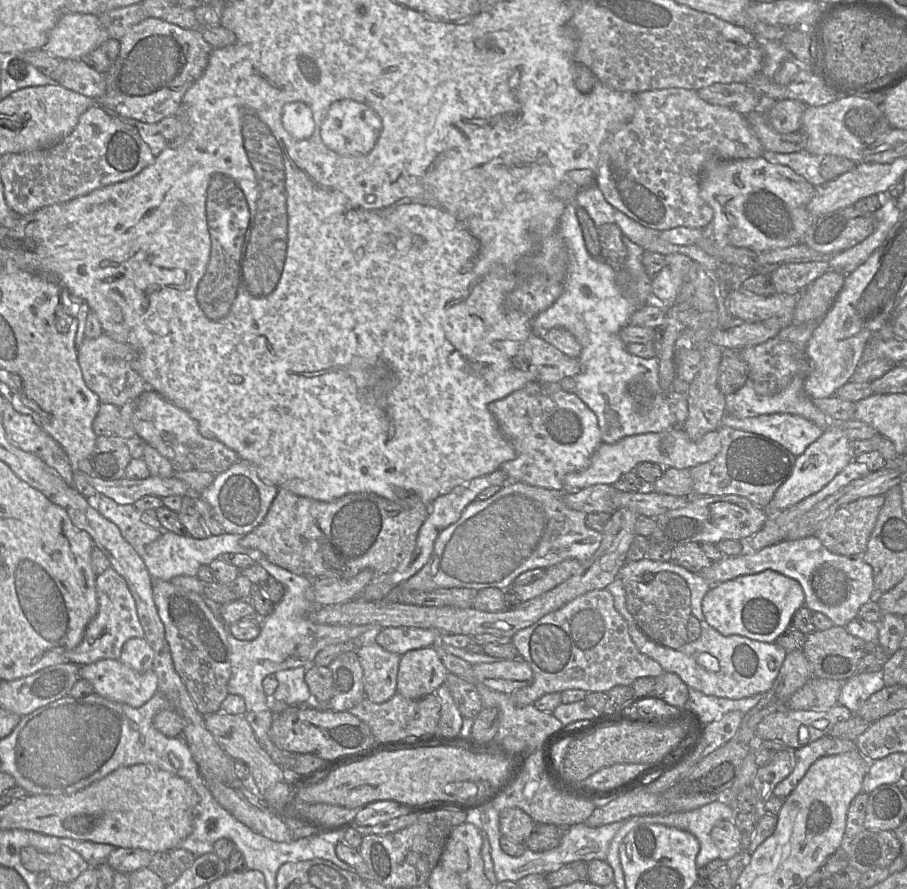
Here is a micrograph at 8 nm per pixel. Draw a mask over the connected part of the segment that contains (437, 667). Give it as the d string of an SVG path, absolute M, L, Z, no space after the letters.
M435 646L410 650L401 655L396 693L412 700L423 698L434 694L447 675Z

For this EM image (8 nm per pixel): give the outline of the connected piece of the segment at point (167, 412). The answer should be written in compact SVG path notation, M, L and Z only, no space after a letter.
M146 389L136 398L133 423L136 435L167 458L174 471L198 470L217 475L240 460L234 450L220 441L202 436L197 422L185 410L152 389Z

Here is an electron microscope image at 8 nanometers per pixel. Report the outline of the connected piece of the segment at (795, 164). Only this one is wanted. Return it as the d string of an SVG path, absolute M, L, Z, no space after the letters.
M805 150L793 153L775 153L765 151L763 157L768 161L788 166L797 174L803 176L814 187L823 184L826 180L820 173L822 156L812 155Z

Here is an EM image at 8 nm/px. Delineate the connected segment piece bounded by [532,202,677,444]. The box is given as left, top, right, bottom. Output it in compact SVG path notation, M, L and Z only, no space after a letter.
M570 202L564 210L559 224L559 233L564 239L568 252L564 288L562 294L549 308L533 318L534 333L543 334L554 327L563 327L572 333L581 344L582 351L578 359L582 370L575 377L576 395L596 414L602 443L612 444L627 436L658 433L675 427L677 420L673 412L672 397L659 384L659 359L656 356L642 358L629 353L626 344L620 337L622 328L630 324L632 314L641 306L648 304L648 296L651 294L652 277L645 271L642 263L645 249L627 236L623 236L623 242L628 252L625 266L628 277L626 294L621 289L613 268L603 259L592 256L586 248L582 227L573 202Z

